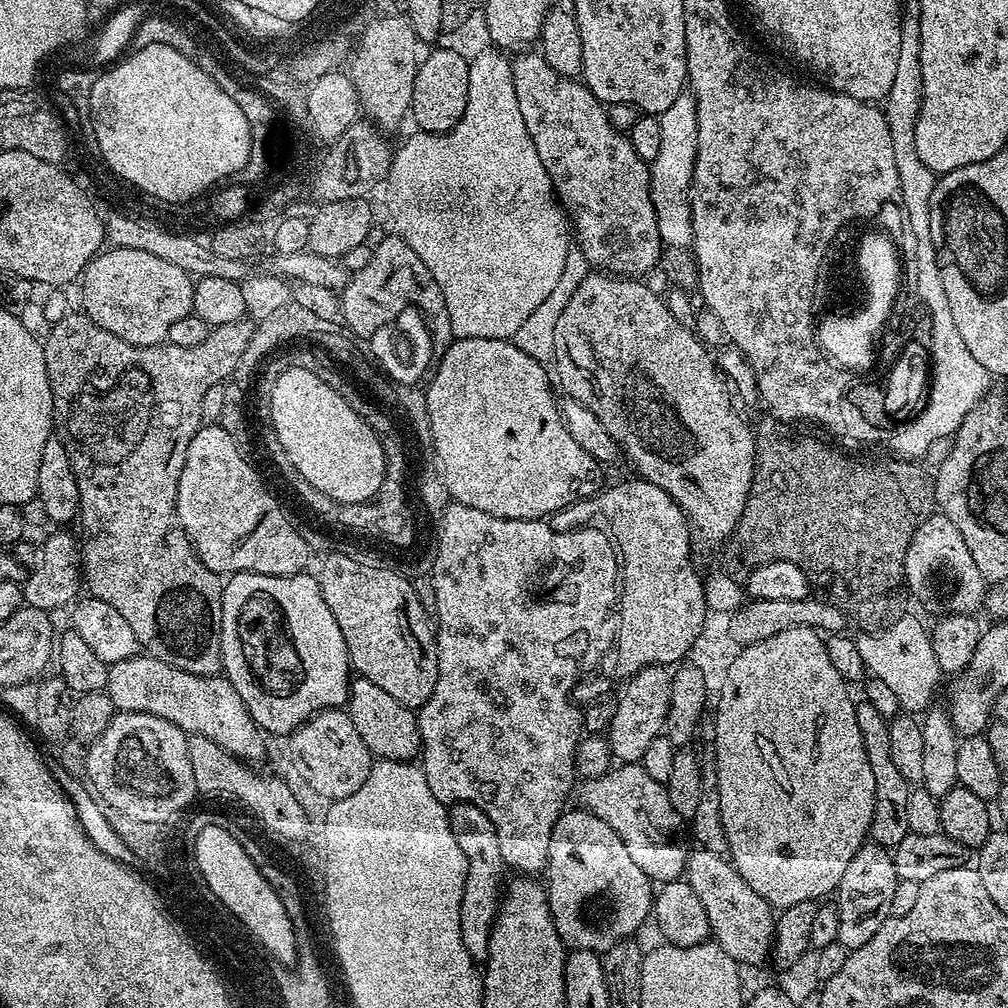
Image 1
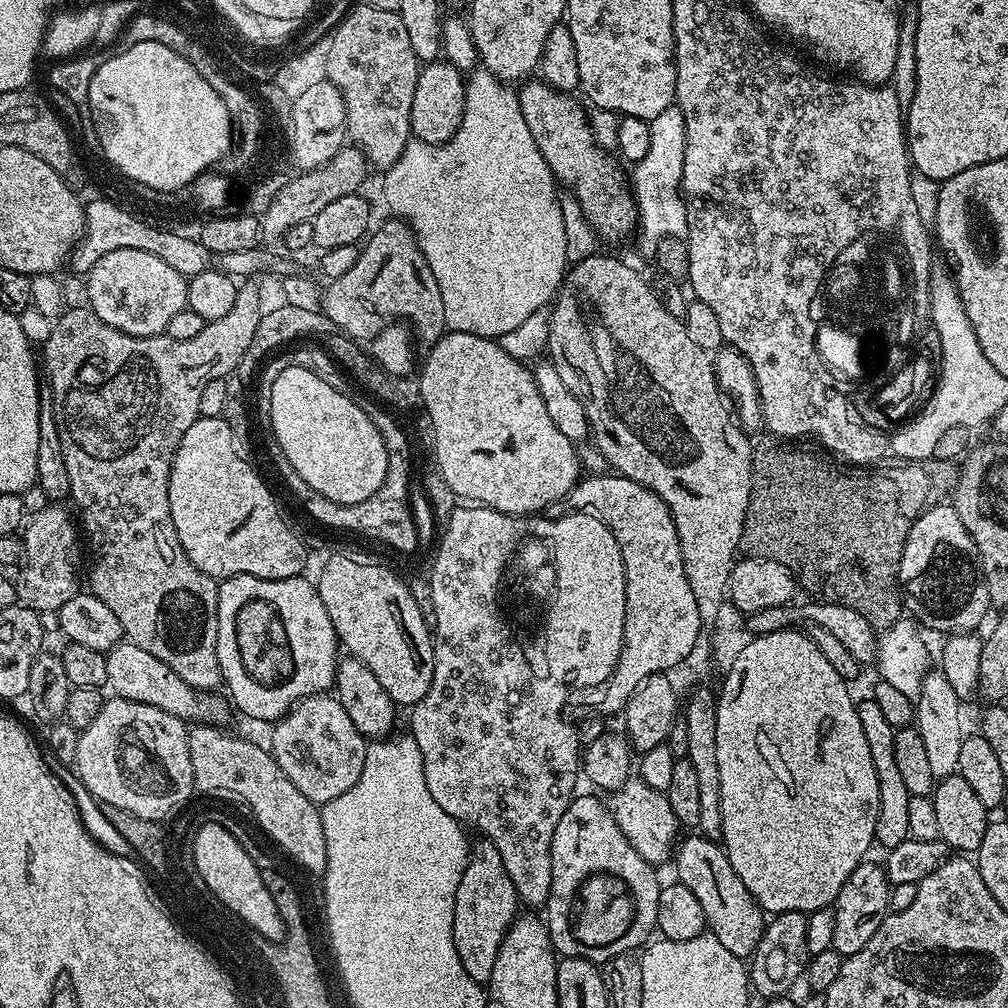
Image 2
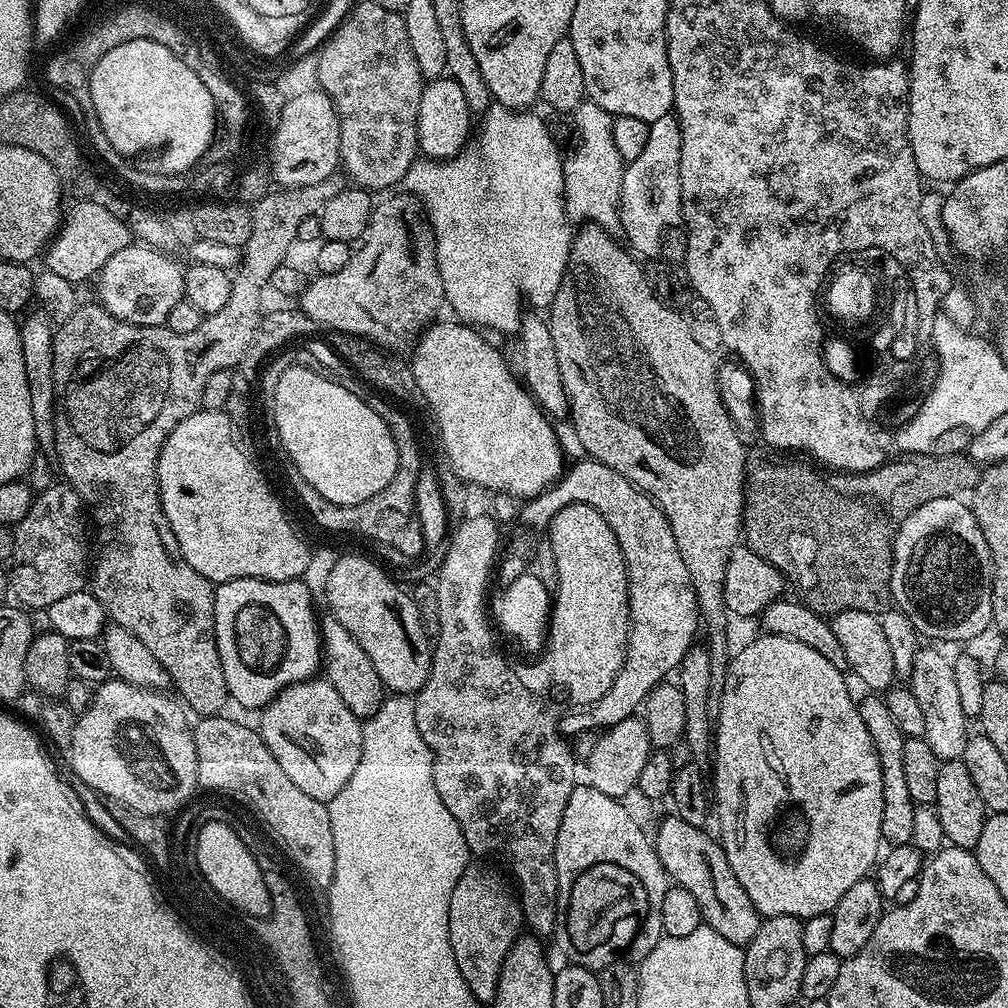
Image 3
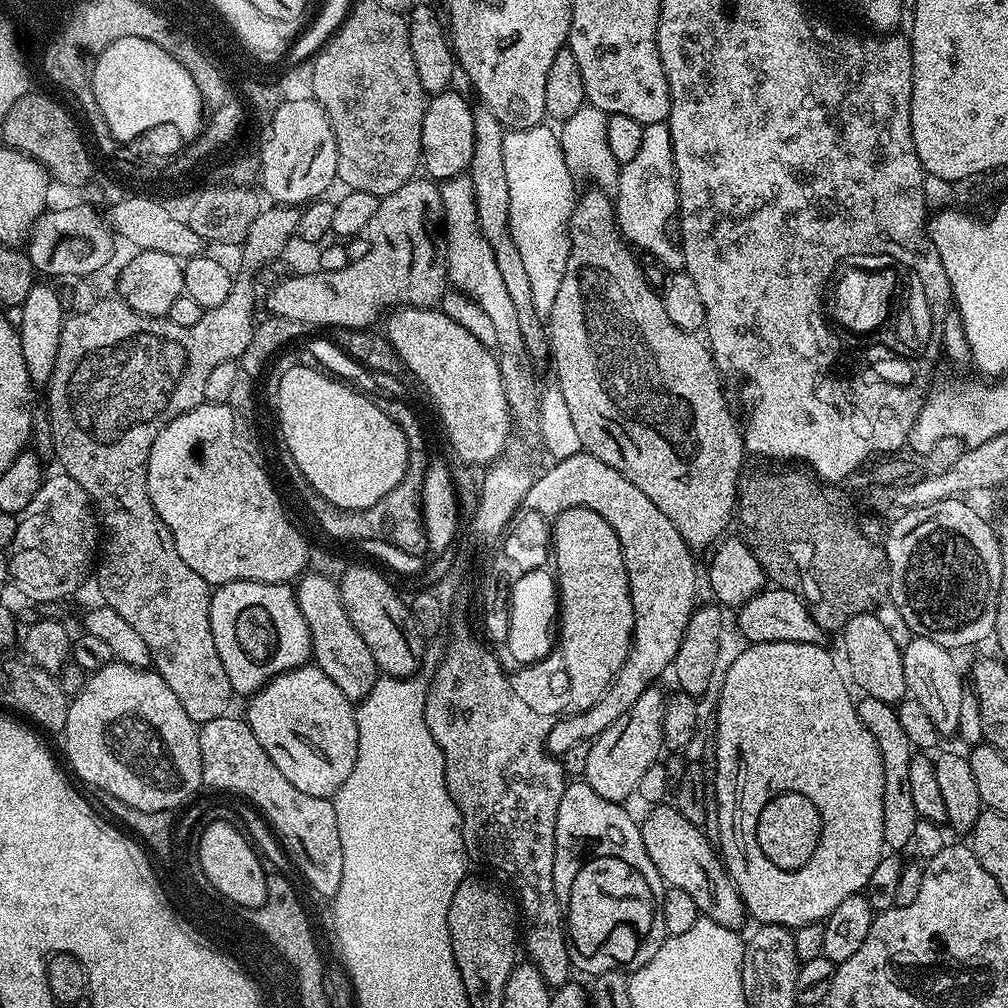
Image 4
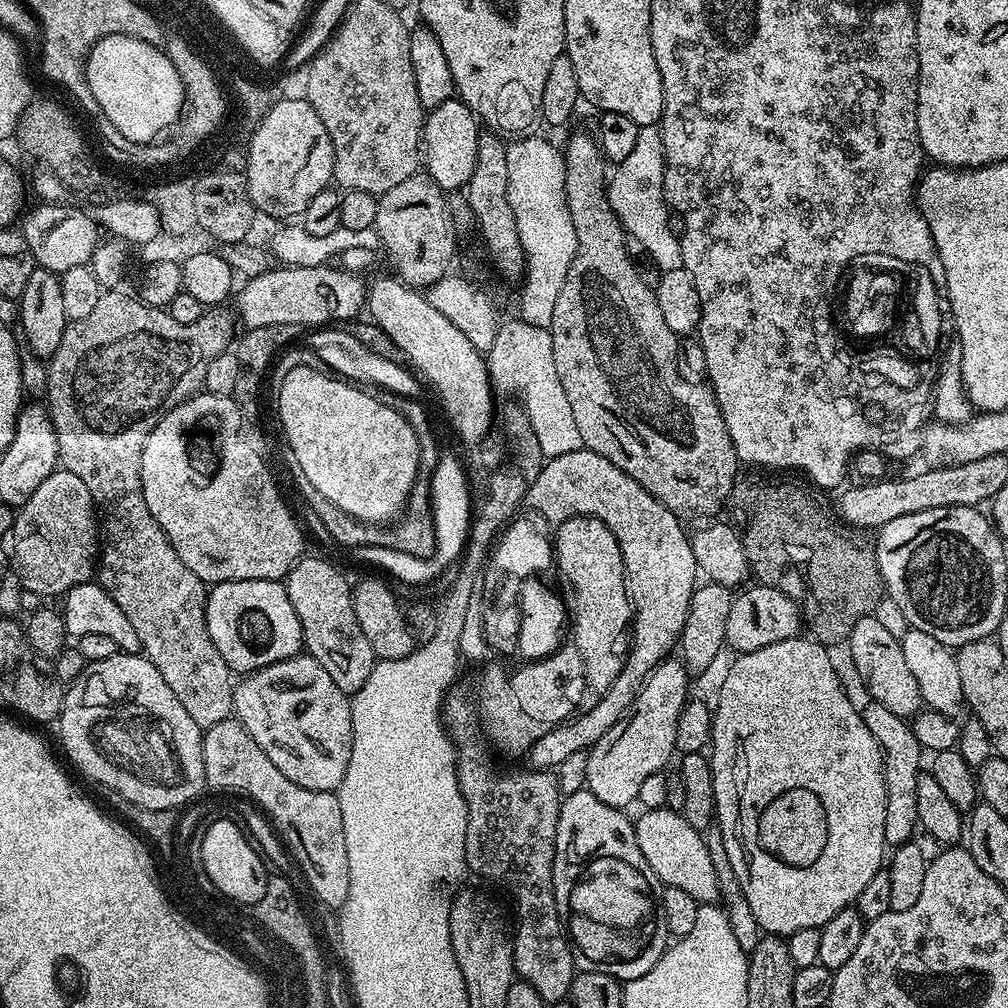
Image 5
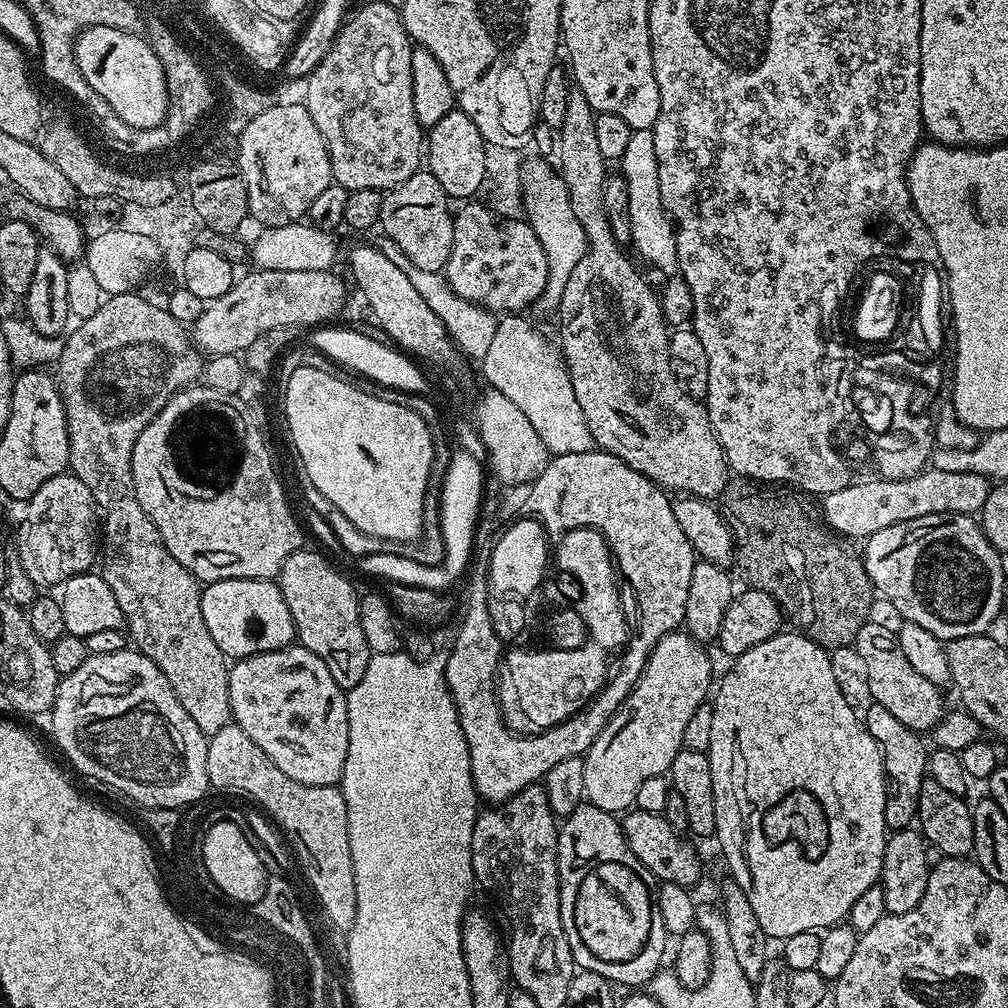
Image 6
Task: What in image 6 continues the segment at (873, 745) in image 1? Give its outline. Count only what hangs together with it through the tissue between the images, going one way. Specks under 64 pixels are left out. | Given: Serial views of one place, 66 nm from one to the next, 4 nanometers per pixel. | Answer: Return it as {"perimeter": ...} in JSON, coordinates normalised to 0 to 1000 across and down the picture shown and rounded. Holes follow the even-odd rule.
{"perimeter":[[[868,696],[855,706],[859,724],[873,738],[877,747],[877,771],[881,774],[879,784],[879,819],[883,823],[902,820],[910,813],[911,788],[915,788],[915,776],[921,770],[922,743],[917,743],[914,727],[903,720],[895,720],[879,700]]]}

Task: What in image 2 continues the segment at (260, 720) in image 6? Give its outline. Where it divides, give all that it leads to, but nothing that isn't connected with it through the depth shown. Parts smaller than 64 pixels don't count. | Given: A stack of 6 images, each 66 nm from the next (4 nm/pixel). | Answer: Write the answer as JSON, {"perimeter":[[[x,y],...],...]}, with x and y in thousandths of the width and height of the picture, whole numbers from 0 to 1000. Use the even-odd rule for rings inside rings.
{"perimeter":[[[329,688],[306,690],[287,702],[280,713],[269,719],[268,745],[276,760],[315,800],[320,800],[335,788],[343,788],[355,776],[359,760],[363,756],[366,735],[347,716],[347,708]]]}

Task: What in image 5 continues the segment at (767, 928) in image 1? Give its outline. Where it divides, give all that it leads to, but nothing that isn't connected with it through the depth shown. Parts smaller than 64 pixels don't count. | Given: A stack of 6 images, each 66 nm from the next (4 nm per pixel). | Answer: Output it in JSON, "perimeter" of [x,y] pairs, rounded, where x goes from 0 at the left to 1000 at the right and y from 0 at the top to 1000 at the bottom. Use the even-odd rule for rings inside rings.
{"perimeter":[[[645,802],[636,807],[629,813],[633,843],[637,843],[641,855],[645,855],[645,863],[653,867],[656,878],[681,883],[694,898],[710,897],[714,892],[712,872],[695,825],[688,823],[678,808],[668,803]]]}

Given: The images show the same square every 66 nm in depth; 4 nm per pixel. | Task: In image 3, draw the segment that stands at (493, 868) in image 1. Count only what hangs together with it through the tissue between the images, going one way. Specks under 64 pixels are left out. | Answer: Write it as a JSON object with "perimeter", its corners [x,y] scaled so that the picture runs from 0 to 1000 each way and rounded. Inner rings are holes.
{"perimeter":[[[466,859],[458,871],[454,871],[454,879],[450,879],[444,896],[444,926],[450,954],[454,954],[454,962],[462,978],[466,978],[466,986],[481,997],[492,989],[493,972],[502,946],[515,932],[520,919],[519,900],[511,884],[505,881],[496,868]]]}

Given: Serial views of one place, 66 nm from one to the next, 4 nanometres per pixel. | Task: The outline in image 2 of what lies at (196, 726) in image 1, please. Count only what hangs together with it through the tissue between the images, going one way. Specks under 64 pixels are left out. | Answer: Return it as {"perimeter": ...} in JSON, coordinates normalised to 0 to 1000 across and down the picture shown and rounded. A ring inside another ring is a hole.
{"perimeter":[[[120,637],[114,643],[110,643],[105,648],[105,669],[107,670],[106,682],[112,683],[110,686],[114,689],[125,692],[129,696],[141,696],[145,700],[157,700],[157,704],[165,704],[165,708],[173,708],[177,713],[184,716],[197,716],[215,720],[222,720],[227,717],[225,714],[228,698],[221,689],[218,691],[214,690],[218,688],[213,686],[188,682],[181,673],[177,673],[177,669],[173,669],[173,665],[169,665],[169,661],[165,661],[165,657],[153,653],[153,649],[145,649],[145,645],[141,645],[141,641],[133,641],[129,637]]]}

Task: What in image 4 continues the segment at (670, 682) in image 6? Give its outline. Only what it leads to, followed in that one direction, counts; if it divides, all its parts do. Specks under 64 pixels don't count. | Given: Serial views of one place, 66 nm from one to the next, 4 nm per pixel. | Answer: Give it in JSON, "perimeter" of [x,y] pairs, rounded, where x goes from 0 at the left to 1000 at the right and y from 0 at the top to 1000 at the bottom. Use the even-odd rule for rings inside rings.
{"perimeter":[[[648,681],[640,685],[637,692],[633,692],[633,696],[629,696],[629,700],[625,700],[625,704],[621,704],[621,708],[617,708],[617,712],[613,712],[613,716],[609,716],[609,720],[605,720],[605,724],[601,724],[586,735],[585,752],[581,752],[581,764],[578,773],[589,784],[593,784],[593,788],[597,788],[597,792],[612,796],[622,795],[622,790],[626,791],[630,787],[633,775],[637,773],[637,768],[641,768],[641,764],[645,764],[645,760],[656,753],[659,742],[661,690],[660,688],[655,688],[653,683]]]}

